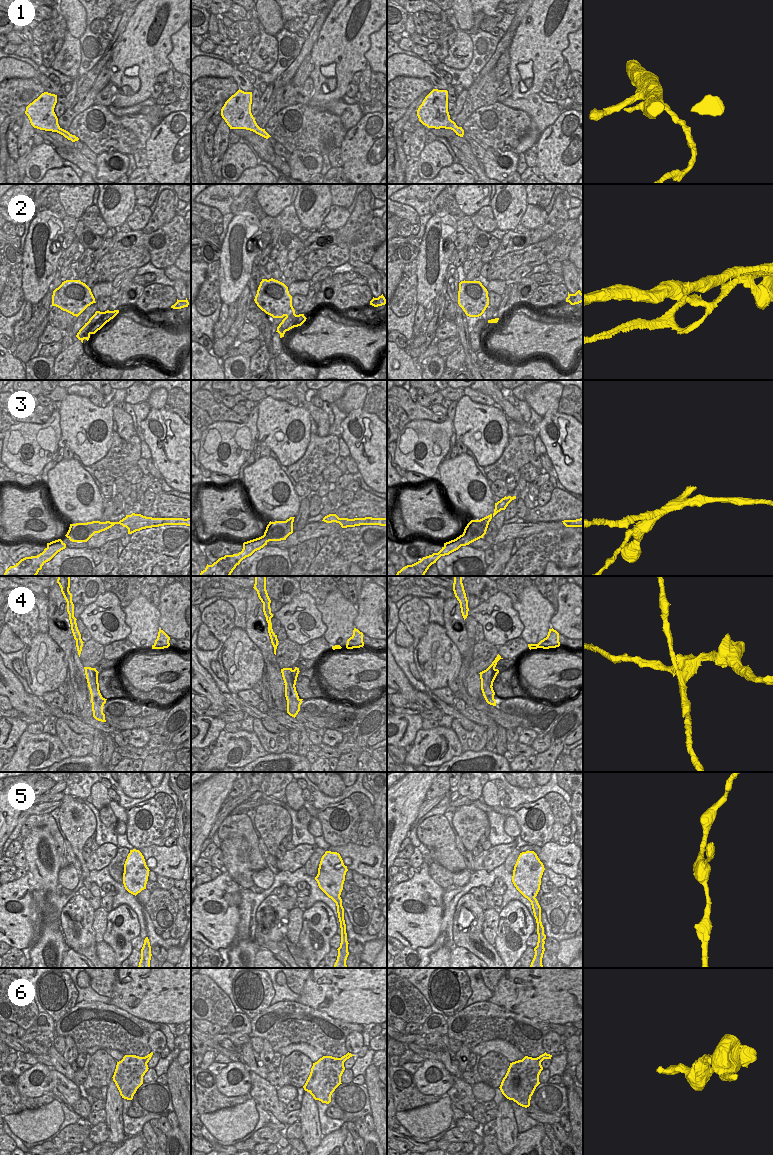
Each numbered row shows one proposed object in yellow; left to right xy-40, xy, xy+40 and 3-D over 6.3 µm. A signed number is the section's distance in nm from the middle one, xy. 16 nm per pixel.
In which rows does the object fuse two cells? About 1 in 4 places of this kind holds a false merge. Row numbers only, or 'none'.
1, 2, 3, 4.

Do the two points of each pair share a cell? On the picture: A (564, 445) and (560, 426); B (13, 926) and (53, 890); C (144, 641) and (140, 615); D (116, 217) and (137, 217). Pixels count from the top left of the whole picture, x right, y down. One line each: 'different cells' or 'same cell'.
A: same cell
B: different cells
C: same cell
D: different cells

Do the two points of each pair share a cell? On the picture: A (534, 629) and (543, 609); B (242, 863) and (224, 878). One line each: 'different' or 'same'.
A: same
B: different

